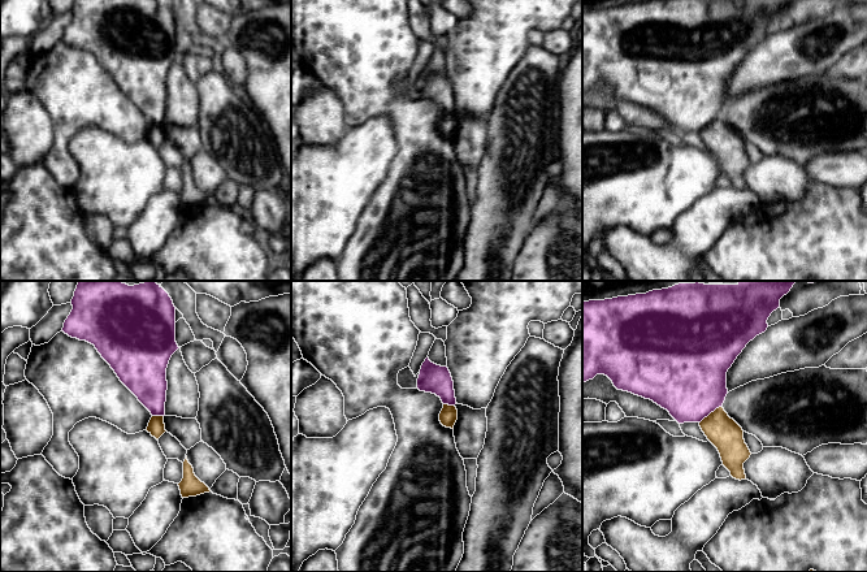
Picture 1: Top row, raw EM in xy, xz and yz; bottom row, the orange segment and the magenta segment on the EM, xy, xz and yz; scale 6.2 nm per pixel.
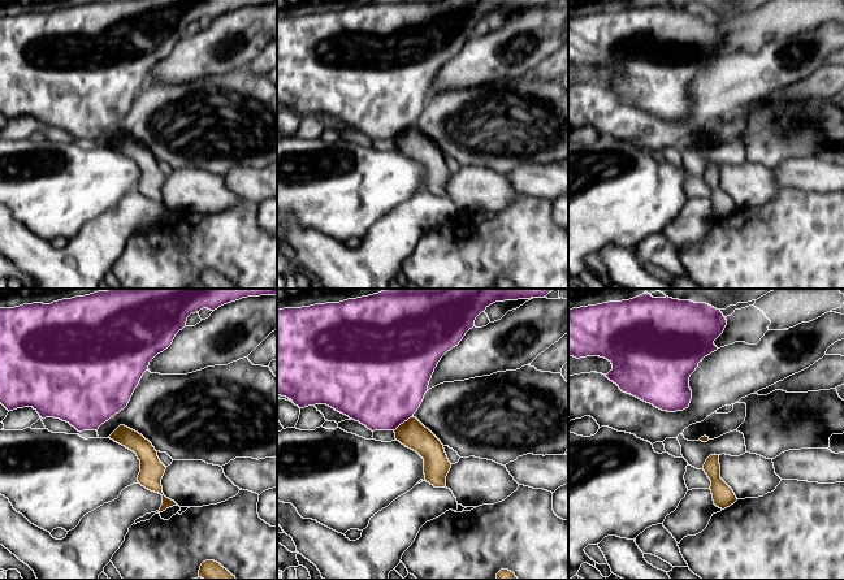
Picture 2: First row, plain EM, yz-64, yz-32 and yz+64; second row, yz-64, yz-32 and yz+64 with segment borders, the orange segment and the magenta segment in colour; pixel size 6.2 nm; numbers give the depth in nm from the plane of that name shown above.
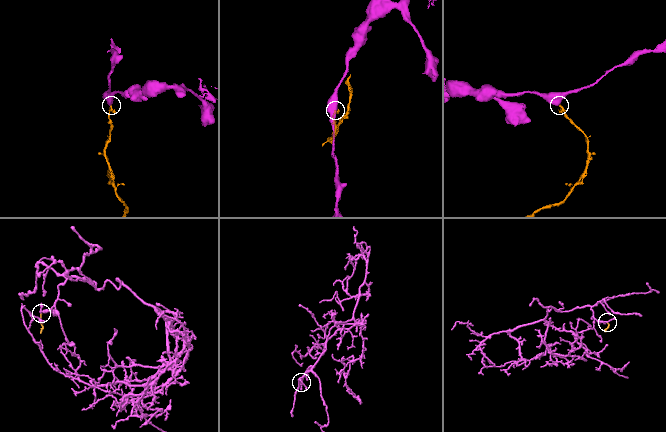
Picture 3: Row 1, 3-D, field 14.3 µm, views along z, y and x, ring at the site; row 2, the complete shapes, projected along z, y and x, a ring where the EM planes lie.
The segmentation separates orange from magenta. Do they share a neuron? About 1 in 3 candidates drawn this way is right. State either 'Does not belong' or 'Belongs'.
Does not belong

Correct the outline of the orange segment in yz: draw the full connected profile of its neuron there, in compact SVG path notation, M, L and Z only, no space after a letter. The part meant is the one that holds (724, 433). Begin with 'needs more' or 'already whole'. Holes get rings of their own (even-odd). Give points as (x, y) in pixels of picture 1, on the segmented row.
already whole; M723 407L705 417L699 426L707 439L718 448L723 465L736 480L746 480L744 463L751 452L745 443L742 428L728 416Z

